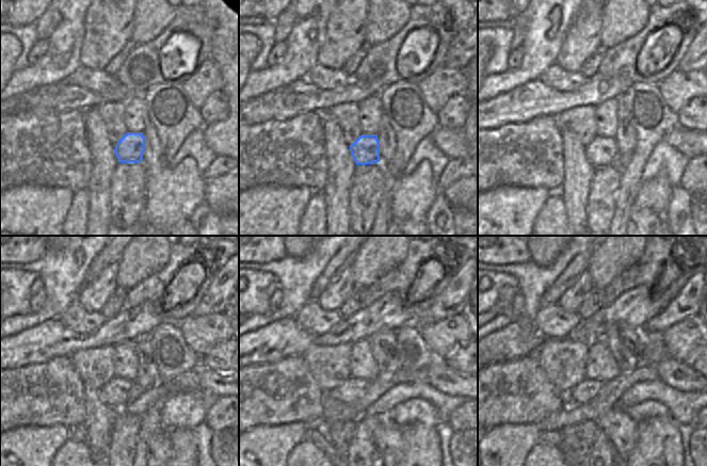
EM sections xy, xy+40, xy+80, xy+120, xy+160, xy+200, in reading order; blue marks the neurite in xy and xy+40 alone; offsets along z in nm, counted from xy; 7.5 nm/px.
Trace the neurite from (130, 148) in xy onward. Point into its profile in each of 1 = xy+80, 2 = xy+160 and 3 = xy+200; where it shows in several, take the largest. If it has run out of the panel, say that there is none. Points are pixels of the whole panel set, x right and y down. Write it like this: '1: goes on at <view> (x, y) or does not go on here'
1: goes on at xy+80 (603, 150)
2: goes on at xy+160 (352, 389)
3: goes on at xy+200 (587, 389)

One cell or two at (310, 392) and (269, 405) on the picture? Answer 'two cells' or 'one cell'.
one cell

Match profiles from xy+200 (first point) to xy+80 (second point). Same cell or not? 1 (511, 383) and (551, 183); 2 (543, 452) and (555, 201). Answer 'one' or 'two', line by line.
1: one
2: one

